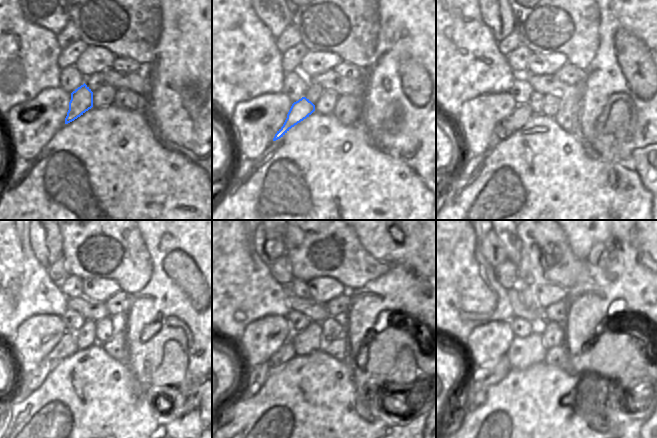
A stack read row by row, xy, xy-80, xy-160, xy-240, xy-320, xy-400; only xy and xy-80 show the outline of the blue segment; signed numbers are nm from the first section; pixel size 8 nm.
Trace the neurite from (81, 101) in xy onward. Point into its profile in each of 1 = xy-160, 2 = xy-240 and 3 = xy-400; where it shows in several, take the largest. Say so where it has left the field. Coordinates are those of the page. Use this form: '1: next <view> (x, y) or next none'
1: next xy-160 (521, 114)
2: next xy-240 (67, 346)
3: next xy-400 (481, 379)

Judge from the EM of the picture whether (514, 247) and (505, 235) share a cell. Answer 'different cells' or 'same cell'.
same cell

